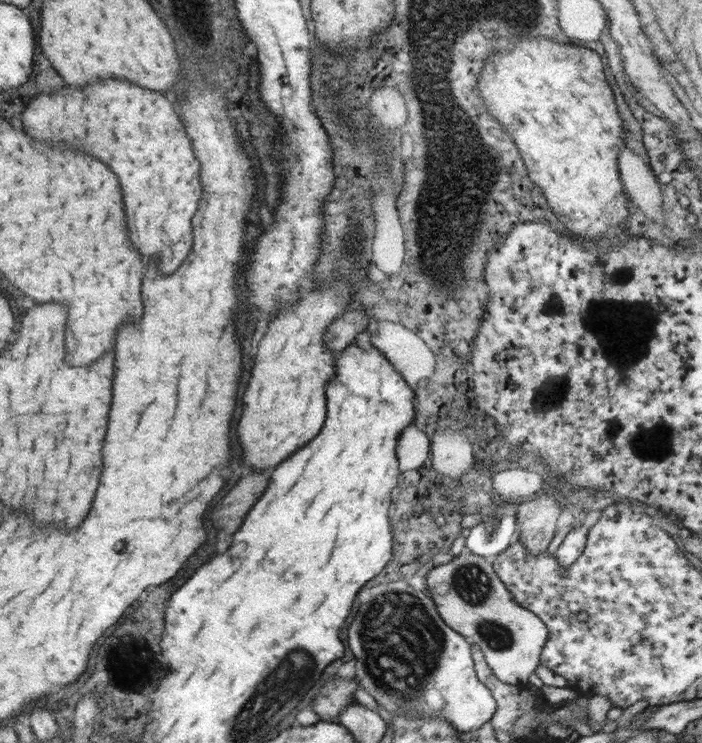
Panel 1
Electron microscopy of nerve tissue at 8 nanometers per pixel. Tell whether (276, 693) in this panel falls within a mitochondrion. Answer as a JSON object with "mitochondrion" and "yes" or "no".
{"mitochondrion":"yes"}

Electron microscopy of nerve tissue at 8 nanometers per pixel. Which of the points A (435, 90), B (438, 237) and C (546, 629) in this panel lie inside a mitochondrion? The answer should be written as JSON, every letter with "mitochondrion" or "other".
{"A":"mitochondrion","B":"mitochondrion","C":"other"}

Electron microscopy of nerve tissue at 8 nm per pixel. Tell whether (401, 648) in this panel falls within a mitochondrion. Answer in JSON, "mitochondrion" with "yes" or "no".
{"mitochondrion":"yes"}

